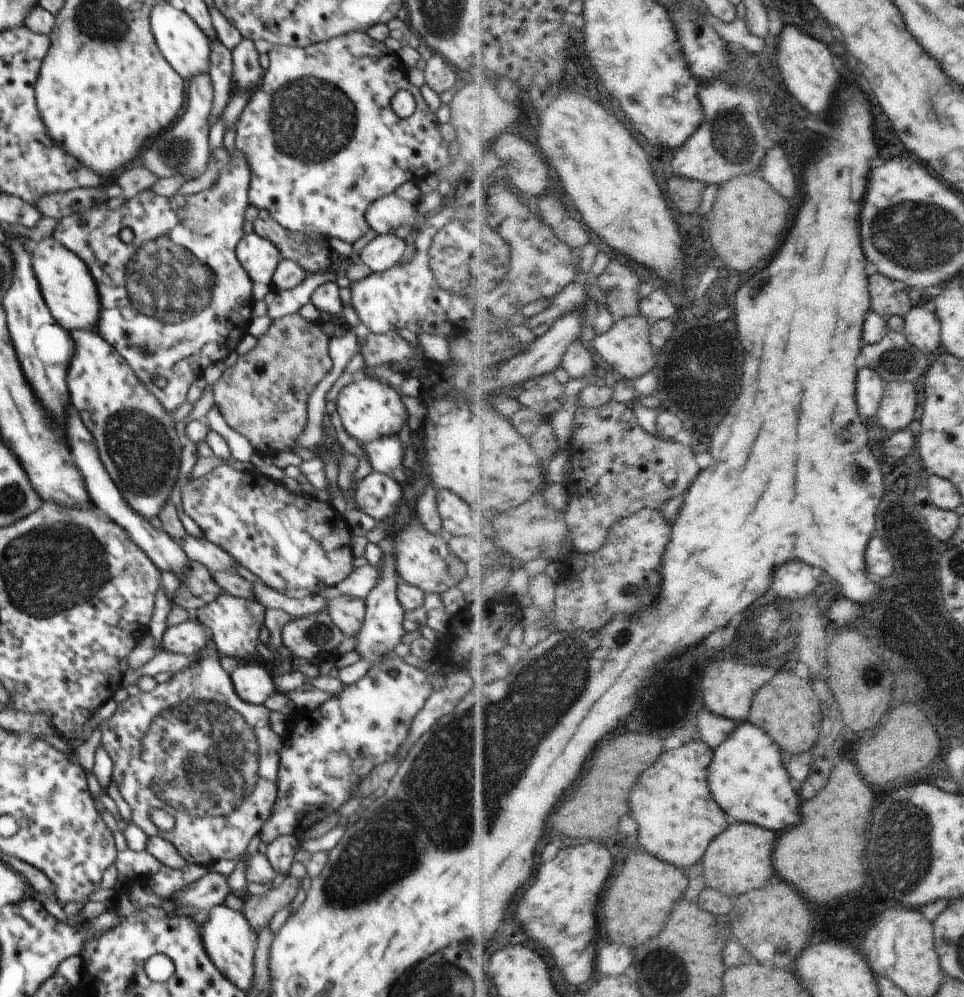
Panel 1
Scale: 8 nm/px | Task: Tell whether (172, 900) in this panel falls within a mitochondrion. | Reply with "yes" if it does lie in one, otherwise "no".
no

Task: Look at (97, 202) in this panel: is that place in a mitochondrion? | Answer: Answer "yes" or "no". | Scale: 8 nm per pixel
no

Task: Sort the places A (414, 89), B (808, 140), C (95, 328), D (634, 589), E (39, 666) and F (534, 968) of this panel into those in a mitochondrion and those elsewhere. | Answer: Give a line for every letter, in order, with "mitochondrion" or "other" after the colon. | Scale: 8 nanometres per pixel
A: other
B: other
C: other
D: mitochondrion
E: other
F: other

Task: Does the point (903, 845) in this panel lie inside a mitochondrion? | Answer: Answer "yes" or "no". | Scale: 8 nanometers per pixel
yes

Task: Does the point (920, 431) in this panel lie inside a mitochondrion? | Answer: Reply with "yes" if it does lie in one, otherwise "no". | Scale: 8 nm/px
no

